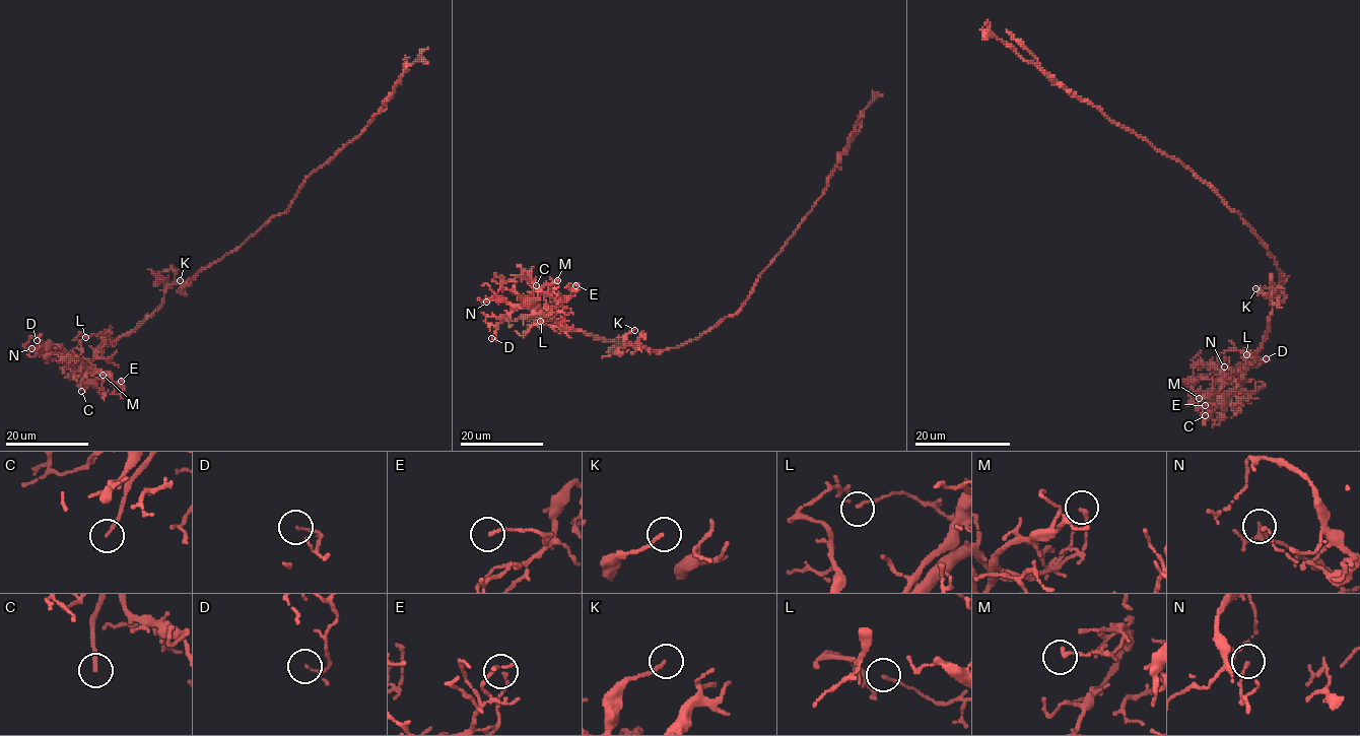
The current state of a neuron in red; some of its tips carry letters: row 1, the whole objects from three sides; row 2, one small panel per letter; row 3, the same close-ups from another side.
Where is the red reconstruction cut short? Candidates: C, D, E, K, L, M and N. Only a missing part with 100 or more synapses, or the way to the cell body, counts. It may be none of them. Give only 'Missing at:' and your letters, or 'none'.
Missing at: C

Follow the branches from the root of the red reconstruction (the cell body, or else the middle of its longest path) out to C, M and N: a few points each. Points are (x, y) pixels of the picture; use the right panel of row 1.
C: (1246, 223), (1274, 259), (1280, 285), (1274, 291), (1268, 333), (1258, 357), (1237, 381), (1222, 386), (1205, 415)
M: (1246, 223), (1280, 272), (1268, 333), (1258, 357), (1237, 381), (1199, 398)
N: (1246, 223), (1274, 259), (1280, 285), (1258, 357), (1237, 381), (1225, 381), (1230, 377), (1222, 375), (1224, 366)

